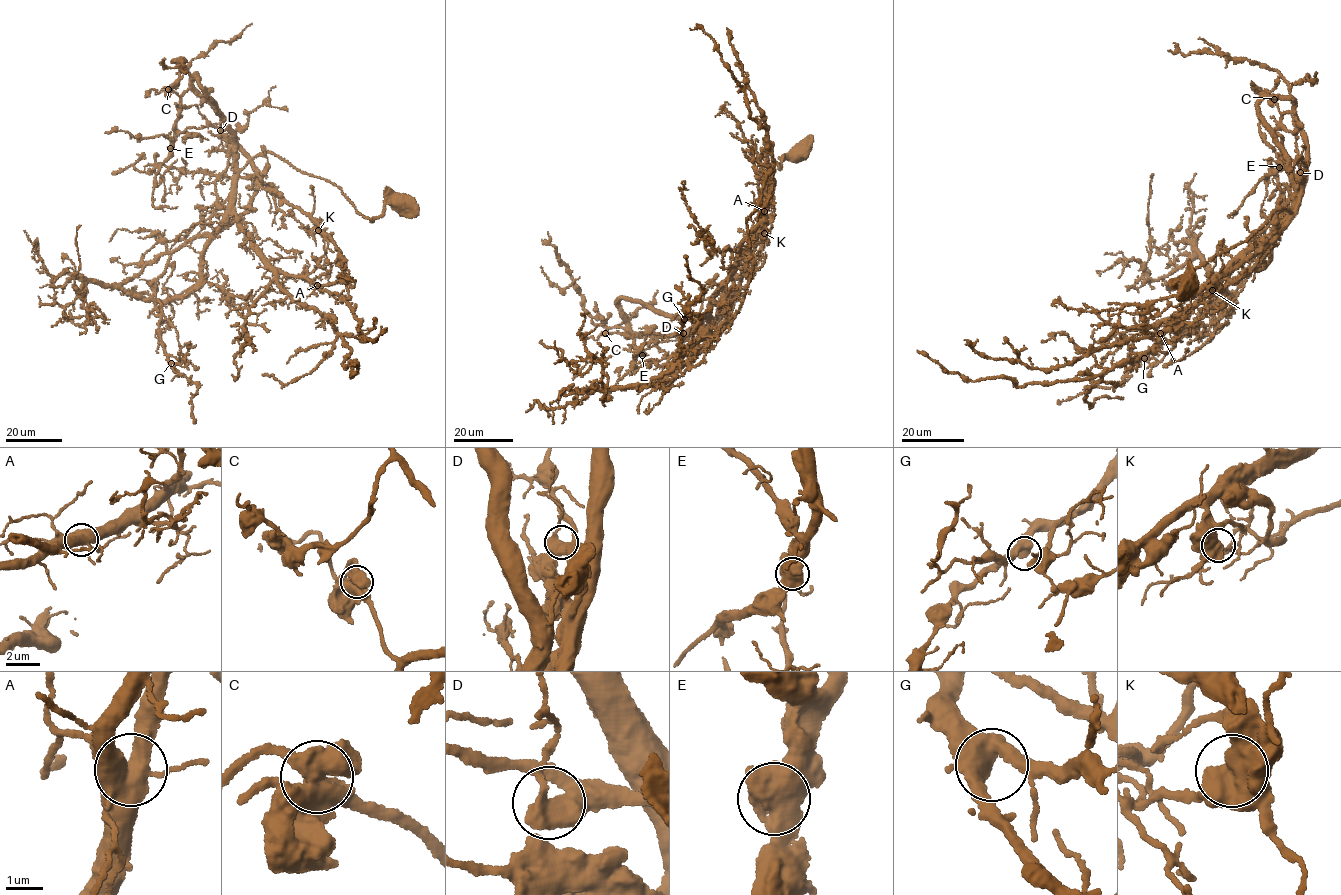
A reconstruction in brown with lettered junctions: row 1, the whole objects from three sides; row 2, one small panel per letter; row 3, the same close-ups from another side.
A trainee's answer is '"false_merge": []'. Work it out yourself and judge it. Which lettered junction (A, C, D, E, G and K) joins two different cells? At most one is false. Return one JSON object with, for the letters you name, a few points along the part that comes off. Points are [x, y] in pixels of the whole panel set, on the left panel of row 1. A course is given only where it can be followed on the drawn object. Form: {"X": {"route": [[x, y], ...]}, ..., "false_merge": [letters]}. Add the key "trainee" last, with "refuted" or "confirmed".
{"false_merge": [], "trainee": "confirmed"}

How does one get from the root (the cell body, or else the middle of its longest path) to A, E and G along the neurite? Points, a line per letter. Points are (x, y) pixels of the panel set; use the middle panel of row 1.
A: (797, 154), (769, 171), (753, 242), (724, 285), (714, 325), (710, 300), (764, 211)
E: (797, 154), (769, 171), (753, 242), (724, 285), (719, 317), (642, 344), (642, 355)
G: (797, 154), (770, 169), (718, 319), (705, 316), (682, 356), (684, 319)

